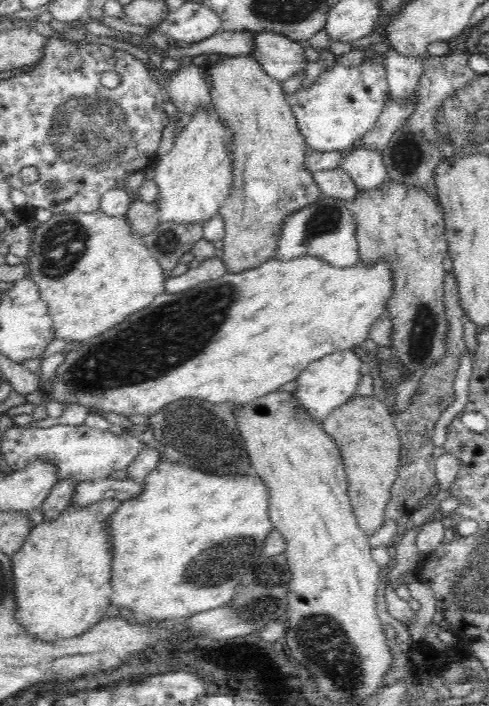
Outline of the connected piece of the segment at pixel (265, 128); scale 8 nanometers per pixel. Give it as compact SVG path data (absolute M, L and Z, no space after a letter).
M251 54L213 57L212 62L205 66L205 74L211 84L211 106L234 139L229 149L233 156L233 185L219 210L226 231L221 259L228 273L240 273L273 258L280 229L287 216L314 202L321 195L321 190L313 179L313 173L304 164L308 147L297 128L296 117L282 84L271 78Z

